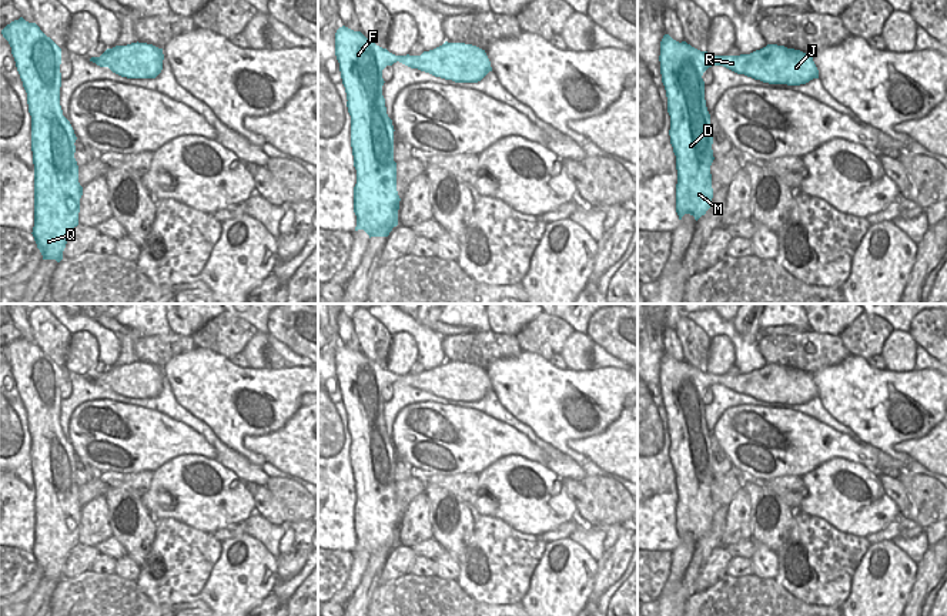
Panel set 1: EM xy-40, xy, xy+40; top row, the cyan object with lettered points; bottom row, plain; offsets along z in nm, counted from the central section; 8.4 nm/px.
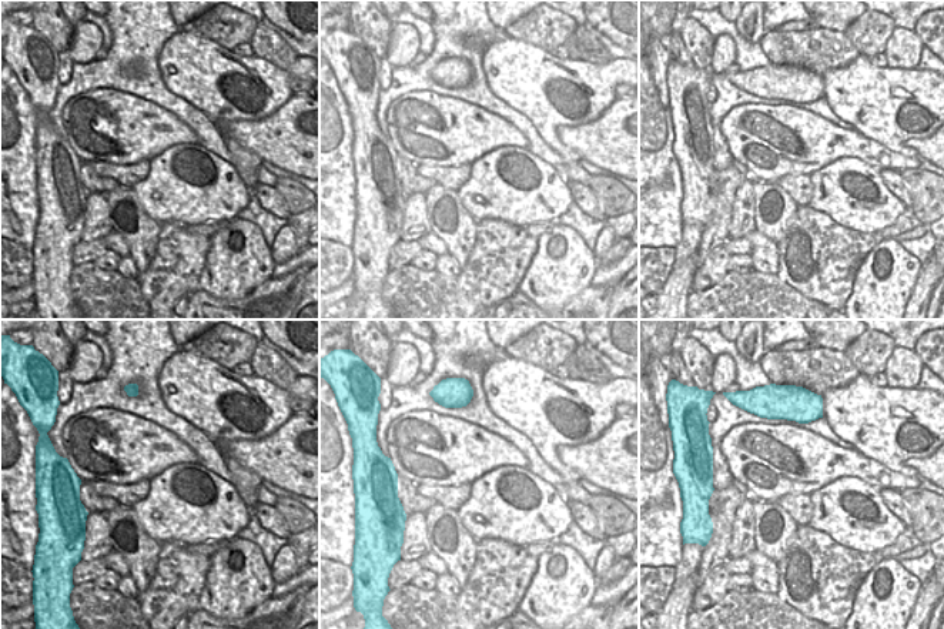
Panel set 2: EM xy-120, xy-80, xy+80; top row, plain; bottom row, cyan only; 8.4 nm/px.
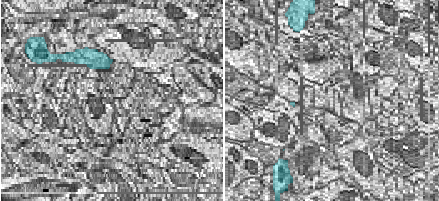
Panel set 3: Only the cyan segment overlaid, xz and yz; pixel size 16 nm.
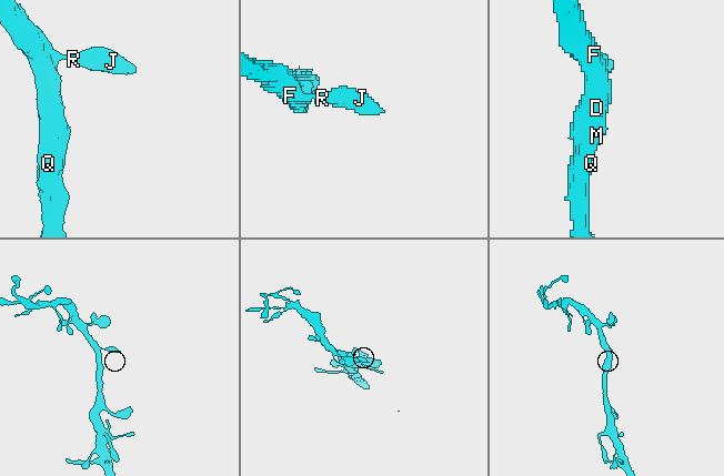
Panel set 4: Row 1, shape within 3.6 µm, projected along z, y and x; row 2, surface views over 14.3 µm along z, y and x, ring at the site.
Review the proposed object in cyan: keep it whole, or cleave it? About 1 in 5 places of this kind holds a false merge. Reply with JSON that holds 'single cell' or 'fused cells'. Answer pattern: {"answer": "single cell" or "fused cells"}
{"answer": "single cell"}

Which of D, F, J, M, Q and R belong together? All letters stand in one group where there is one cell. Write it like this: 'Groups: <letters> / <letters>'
Groups: D F J M Q R.

